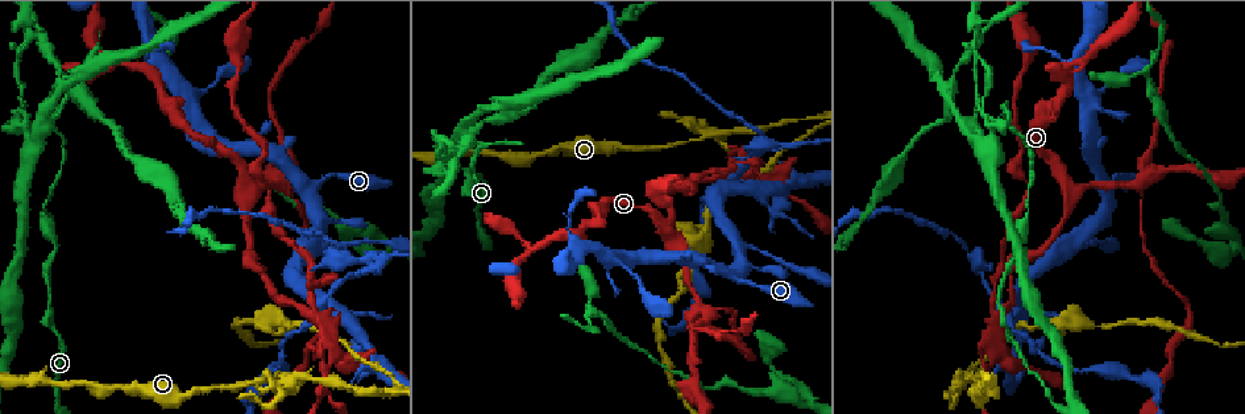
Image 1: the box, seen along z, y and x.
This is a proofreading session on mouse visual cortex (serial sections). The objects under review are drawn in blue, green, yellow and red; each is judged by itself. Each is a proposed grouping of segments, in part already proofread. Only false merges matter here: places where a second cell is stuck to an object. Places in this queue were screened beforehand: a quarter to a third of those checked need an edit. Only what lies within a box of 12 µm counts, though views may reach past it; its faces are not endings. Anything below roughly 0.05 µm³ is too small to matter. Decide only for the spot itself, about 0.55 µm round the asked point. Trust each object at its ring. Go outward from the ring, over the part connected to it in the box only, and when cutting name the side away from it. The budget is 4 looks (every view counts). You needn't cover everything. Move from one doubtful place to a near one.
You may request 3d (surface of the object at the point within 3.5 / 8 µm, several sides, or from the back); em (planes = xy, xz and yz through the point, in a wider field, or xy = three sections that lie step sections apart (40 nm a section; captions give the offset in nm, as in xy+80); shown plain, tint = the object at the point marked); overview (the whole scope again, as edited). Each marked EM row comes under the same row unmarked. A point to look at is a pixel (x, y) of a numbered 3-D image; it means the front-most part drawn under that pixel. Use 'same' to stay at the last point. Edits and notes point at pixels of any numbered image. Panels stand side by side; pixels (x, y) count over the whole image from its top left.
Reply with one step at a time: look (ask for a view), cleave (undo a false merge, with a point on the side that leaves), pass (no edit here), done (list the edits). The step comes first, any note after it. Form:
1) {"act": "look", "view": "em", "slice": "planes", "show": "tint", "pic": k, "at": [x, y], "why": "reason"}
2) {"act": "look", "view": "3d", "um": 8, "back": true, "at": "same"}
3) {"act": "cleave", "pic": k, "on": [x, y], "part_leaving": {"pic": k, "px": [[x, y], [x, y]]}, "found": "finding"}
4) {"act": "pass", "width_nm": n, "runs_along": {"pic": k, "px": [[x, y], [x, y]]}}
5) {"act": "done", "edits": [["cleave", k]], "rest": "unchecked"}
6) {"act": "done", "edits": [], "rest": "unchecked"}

{"act": "look", "view": "em", "slice": "xy", "step": 3, "show": "tint", "pic": 1, "at": [315, 188], "why": "arms part here"}

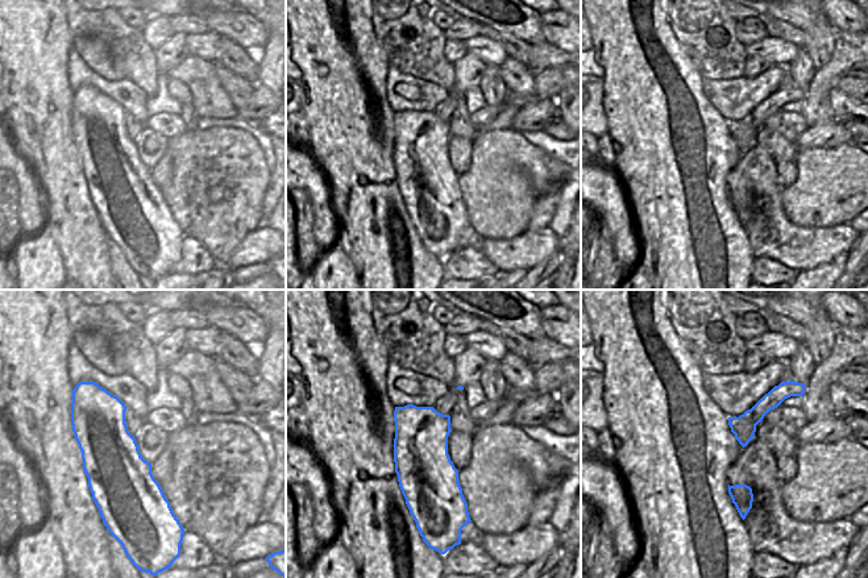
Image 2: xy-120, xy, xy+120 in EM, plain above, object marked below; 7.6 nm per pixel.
{"act": "look", "view": "3d", "um": 3.5, "at": "same", "why": "wider look"}

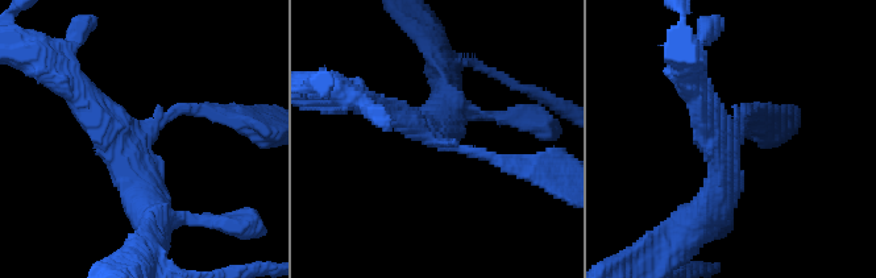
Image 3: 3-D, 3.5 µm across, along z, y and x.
{"act": "pass", "width_nm": 420, "runs_along": {"pic": 3, "px": [[215, 112], [179, 107], [138, 144], [150, 216]]}, "found": "continuous, no second cell"}

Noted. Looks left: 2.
{"act": "look", "view": "em", "slice": "planes", "show": "tint", "pic": 1, "at": [1082, 242], "why": "three-way junction"}

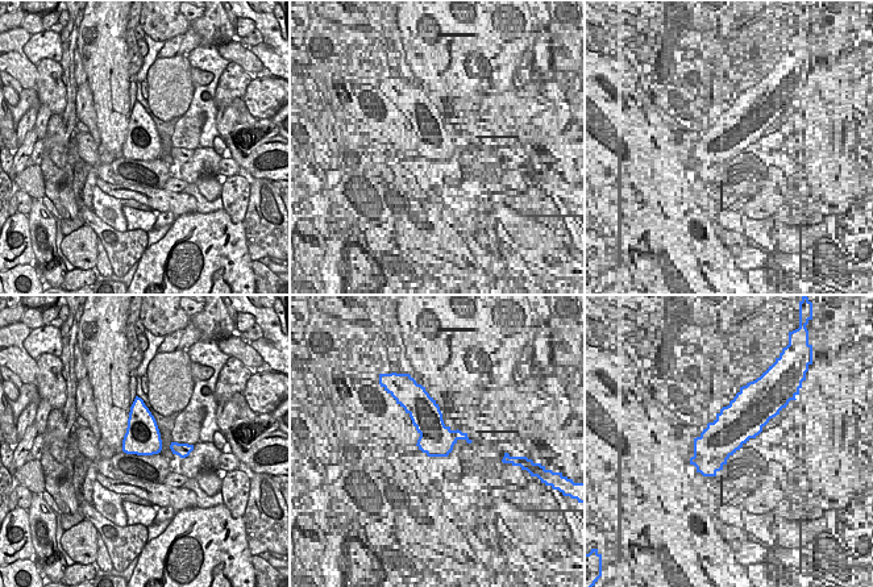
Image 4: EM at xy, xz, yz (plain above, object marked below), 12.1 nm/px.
{"act": "look", "view": "3d", "um": 3.5, "at": "same"}

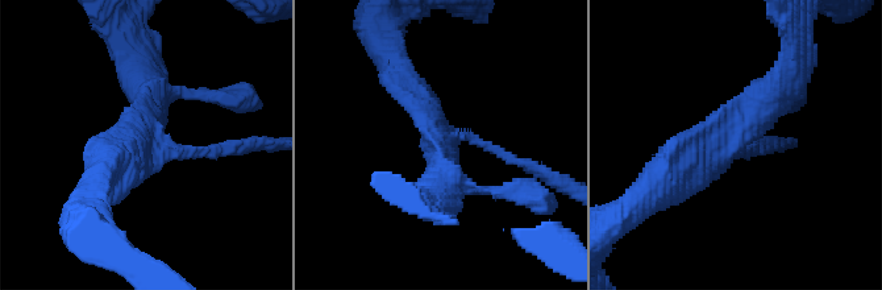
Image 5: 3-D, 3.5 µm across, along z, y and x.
{"act": "pass", "found": "all the same cell"}

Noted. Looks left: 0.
{"act": "done", "edits": [], "rest": "unchecked"}

